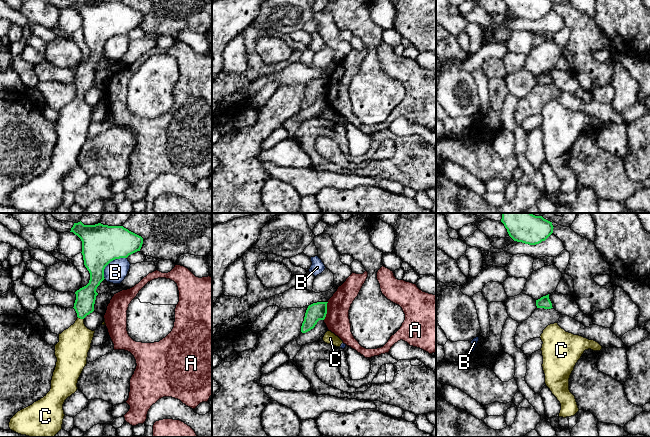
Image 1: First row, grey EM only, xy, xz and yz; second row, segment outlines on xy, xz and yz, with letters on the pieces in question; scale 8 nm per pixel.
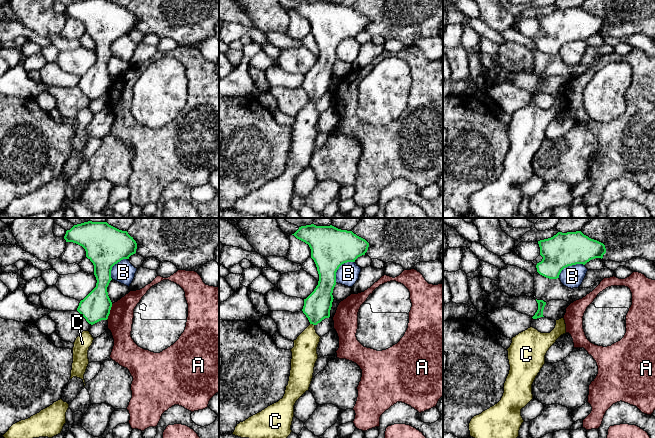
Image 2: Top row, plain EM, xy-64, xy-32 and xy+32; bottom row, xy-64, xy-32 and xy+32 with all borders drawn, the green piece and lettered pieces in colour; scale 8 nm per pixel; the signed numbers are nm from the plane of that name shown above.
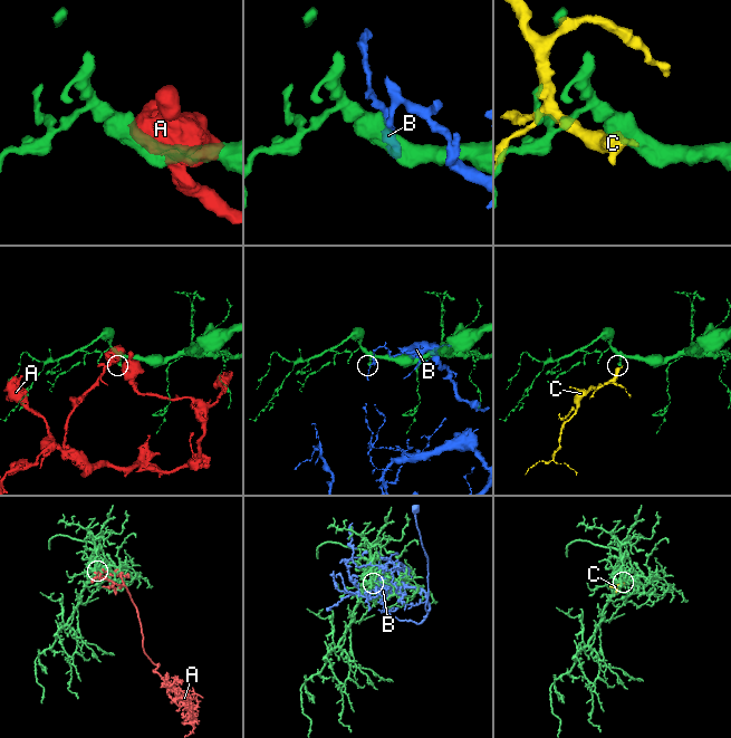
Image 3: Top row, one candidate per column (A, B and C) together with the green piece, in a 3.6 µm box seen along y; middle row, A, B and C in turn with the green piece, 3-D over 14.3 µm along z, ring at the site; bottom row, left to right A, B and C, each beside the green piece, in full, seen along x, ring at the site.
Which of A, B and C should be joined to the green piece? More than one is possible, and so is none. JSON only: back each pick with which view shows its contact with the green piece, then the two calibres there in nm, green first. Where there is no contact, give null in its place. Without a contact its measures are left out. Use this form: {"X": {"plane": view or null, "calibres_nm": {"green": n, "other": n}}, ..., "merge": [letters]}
{"C": {"plane": "xy", "calibres_nm": {"green": 160, "other": 260}}, "merge": ["C"]}

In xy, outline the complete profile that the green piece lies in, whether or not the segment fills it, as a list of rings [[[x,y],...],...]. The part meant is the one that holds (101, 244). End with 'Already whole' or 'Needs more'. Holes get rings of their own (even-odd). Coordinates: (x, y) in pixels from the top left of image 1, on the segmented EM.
[[[81,221],[74,223],[71,231],[82,241],[82,255],[84,265],[90,273],[89,283],[75,292],[76,300],[74,309],[77,320],[68,329],[59,334],[59,342],[55,345],[56,367],[51,380],[50,391],[32,405],[18,411],[9,422],[10,430],[28,437],[55,437],[62,429],[65,400],[74,394],[78,387],[78,379],[87,364],[88,352],[94,337],[95,330],[88,329],[84,318],[94,311],[97,287],[105,279],[104,269],[113,260],[127,258],[129,255],[140,251],[143,238],[123,226],[108,226],[101,223],[84,225]]]. Needs more

